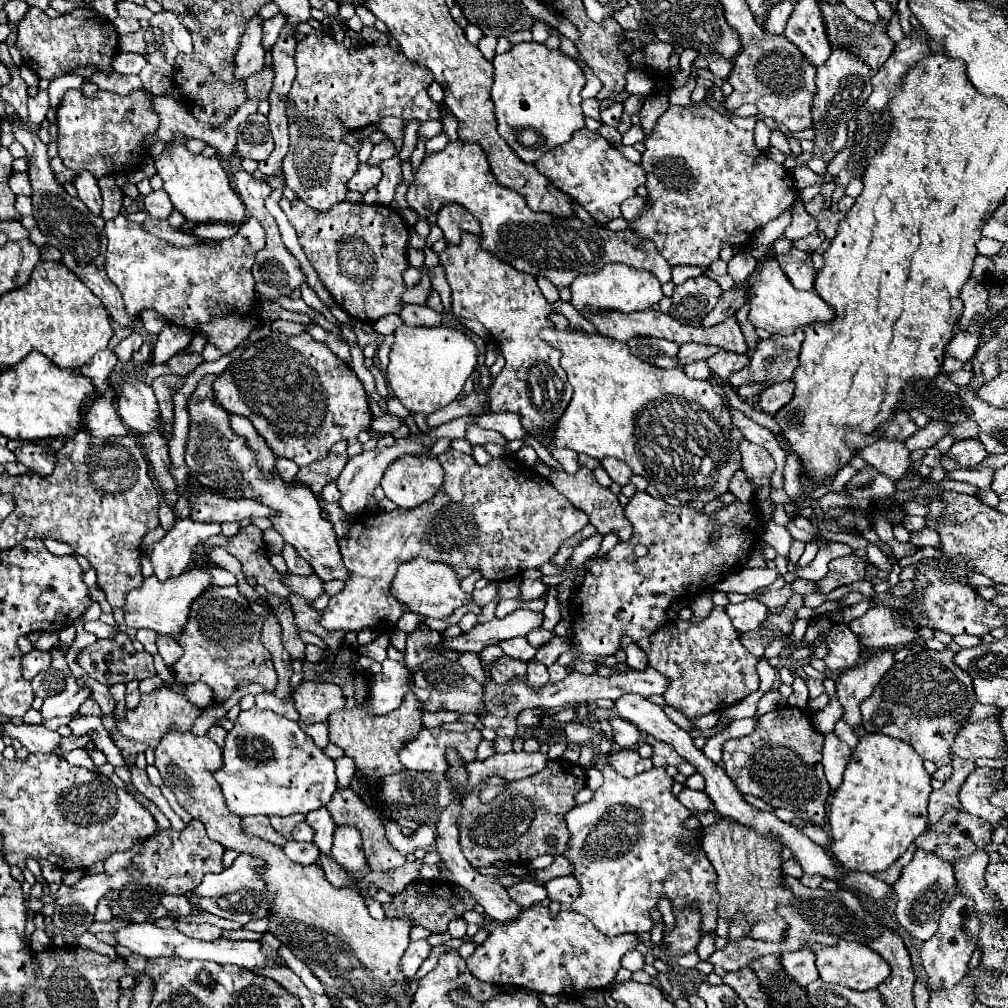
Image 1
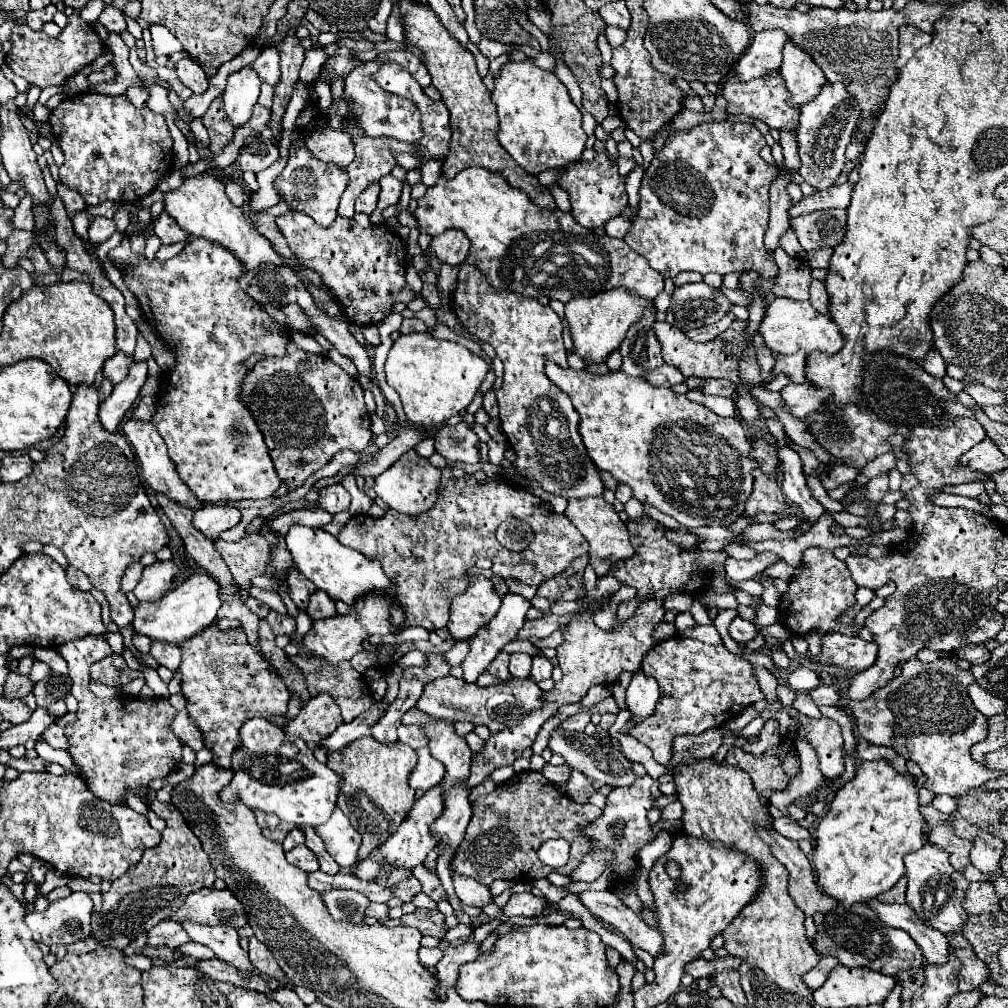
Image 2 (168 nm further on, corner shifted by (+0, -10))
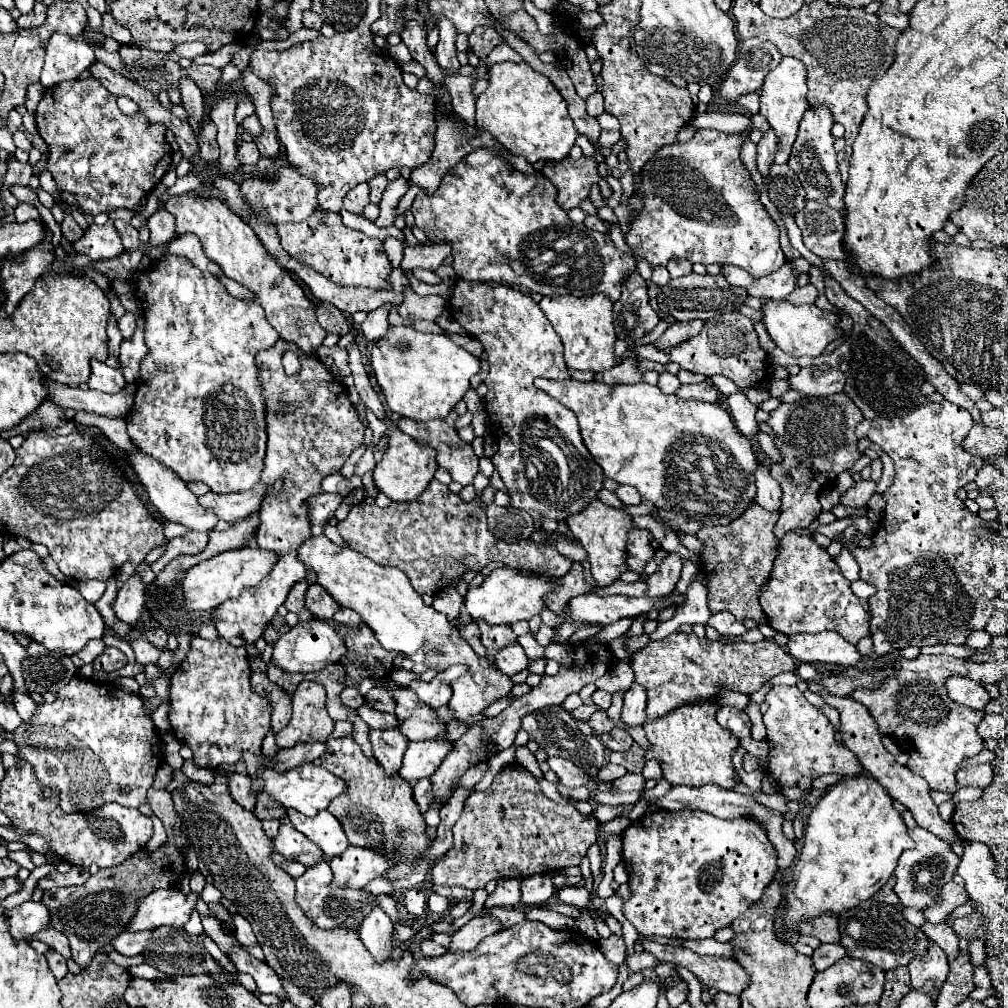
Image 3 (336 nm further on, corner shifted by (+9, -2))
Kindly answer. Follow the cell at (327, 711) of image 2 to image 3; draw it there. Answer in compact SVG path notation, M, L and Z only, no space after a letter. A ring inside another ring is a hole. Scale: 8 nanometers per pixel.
M303 681L293 693L291 709L291 721L275 735L277 747L295 747L309 741L325 743L329 739L335 721L325 711L325 689L321 683Z

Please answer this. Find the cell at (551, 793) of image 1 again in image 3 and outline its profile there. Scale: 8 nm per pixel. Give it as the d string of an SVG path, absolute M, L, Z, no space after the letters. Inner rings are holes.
M519 763L505 765L491 787L481 793L471 793L465 801L461 817L453 825L453 847L431 867L433 885L459 885L459 887L485 887L489 881L499 879L525 879L537 873L551 873L571 865L579 865L587 849L597 841L595 817L583 817L575 807L561 807L547 799L539 787L539 781Z

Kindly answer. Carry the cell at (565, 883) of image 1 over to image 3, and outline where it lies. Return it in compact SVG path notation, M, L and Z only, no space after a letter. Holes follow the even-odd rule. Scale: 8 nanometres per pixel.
M643 941L645 951L655 955L663 963L671 963L675 967L689 969L705 987L713 987L723 993L739 995L749 983L749 975L745 969L735 963L735 959L719 959L719 957L701 957L689 949L659 945L653 941Z

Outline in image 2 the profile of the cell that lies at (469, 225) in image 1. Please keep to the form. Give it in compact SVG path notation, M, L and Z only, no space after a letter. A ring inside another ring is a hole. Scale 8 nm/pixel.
M448 229L442 235L436 235L430 243L430 249L438 255L440 263L448 265L460 265L468 251L470 251L470 239L466 239L464 231Z

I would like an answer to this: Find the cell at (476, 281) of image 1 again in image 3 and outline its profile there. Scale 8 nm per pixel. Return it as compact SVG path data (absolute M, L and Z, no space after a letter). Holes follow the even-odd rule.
M457 281L455 293L449 299L449 307L451 307L451 317L471 337L479 339L489 355L487 361L491 371L485 379L485 385L489 387L489 393L485 397L485 409L489 415L487 419L489 433L495 437L495 443L499 447L499 451L491 457L491 463L495 465L497 473L501 475L507 487L507 493L511 495L509 505L527 511L533 517L535 531L541 529L543 519L567 521L569 515L581 513L593 499L597 499L597 493L603 489L605 475L603 469L591 459L587 447L583 445L575 413L533 385L537 377L553 381L571 379L569 369L563 361L561 341L555 335L555 329L551 327L549 319L541 313L541 309L529 295L507 285Z

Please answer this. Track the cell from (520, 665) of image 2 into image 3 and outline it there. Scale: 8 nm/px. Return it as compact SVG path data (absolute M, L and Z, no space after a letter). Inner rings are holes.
M519 643L507 645L499 651L499 655L495 657L495 665L509 677L513 677L515 673L523 671L529 665L529 659L525 655L525 651L519 647Z

